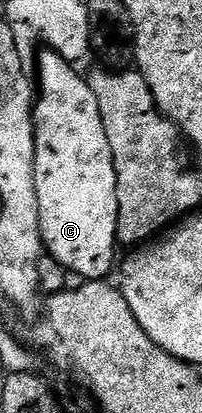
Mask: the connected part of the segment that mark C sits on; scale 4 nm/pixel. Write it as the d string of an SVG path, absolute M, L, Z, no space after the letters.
M51 51L39 54L38 66L40 65L40 85L38 81L38 96L34 101L34 112L32 114L32 128L36 131L36 162L34 163L34 183L38 195L38 215L40 216L40 240L46 253L57 260L64 269L78 271L84 275L87 281L102 281L109 275L108 272L117 264L116 249L116 224L118 223L118 195L116 194L116 172L114 171L114 159L110 155L110 139L106 139L106 127L102 127L102 115L98 111L98 99L90 88L87 80L82 76L75 64L67 61Z

